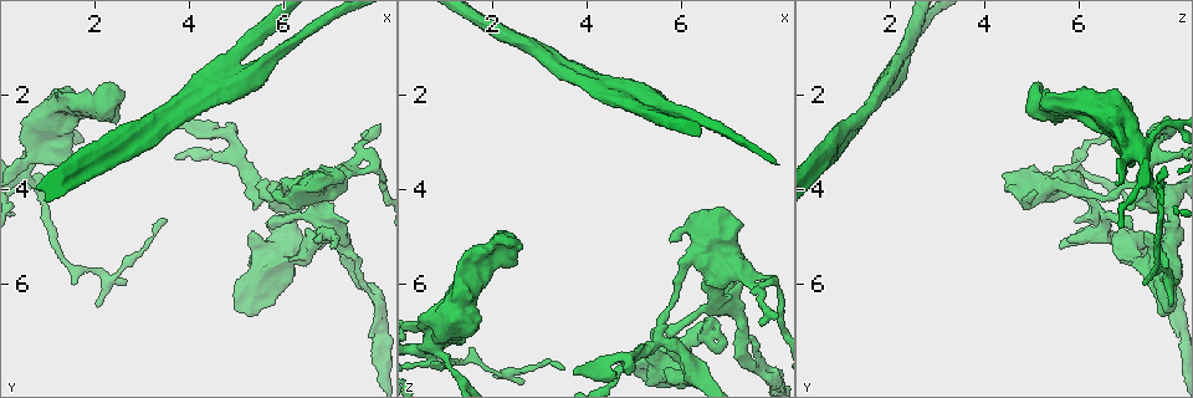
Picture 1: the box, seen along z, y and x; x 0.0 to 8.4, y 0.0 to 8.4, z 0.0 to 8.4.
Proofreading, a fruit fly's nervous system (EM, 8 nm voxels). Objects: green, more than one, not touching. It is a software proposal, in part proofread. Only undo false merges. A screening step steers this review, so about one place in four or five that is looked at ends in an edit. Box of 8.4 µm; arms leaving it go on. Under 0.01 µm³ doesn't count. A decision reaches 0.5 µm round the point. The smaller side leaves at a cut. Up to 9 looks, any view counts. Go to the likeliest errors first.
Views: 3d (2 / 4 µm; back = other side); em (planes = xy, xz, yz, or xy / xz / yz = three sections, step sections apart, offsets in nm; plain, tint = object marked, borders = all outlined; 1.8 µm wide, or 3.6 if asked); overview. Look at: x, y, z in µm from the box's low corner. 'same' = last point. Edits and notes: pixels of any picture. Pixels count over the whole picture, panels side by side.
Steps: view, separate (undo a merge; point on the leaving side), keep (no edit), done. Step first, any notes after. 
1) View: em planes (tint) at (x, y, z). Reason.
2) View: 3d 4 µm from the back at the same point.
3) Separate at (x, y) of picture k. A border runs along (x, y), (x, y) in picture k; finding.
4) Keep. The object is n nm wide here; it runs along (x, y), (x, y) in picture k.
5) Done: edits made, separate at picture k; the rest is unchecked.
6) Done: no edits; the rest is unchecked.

View: 3d 4 µm at (0.60, 4.00, 7.70). Sharp bend.

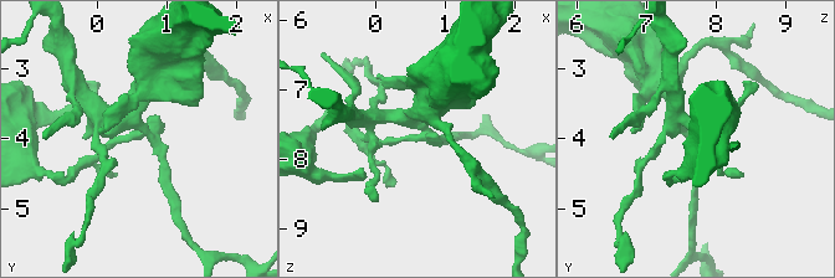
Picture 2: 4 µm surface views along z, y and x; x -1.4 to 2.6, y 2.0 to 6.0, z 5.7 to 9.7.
View: em planes (tint) at (0.60, 3.95, 7.75).

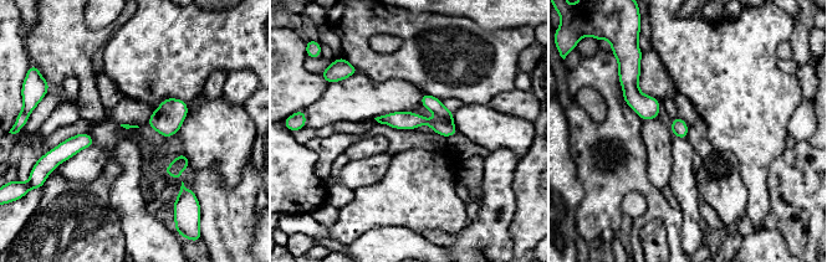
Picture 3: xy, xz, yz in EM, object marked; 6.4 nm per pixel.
Separate at (447, 128) of picture 3. The part that leaves runs along (381, 119), (427, 121), (453, 130) in picture 3; a second cell is stuck on.

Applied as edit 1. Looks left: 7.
View: overview. Redraw.

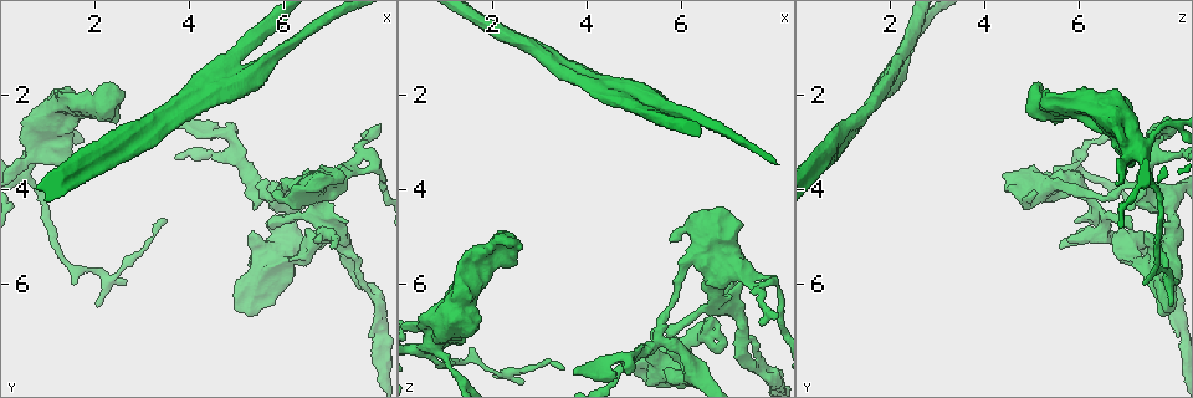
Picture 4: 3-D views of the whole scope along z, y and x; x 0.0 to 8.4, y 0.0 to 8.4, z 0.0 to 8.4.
View: em 3.6 µm xy step 4 (tint) at (6.60, 3.90, 5.50). Thick turns thin.

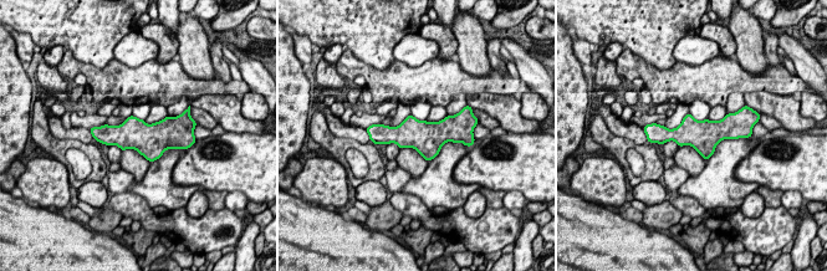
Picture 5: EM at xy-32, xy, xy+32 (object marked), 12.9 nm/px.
View: em 3.6 µm planes (tint) at the same point.

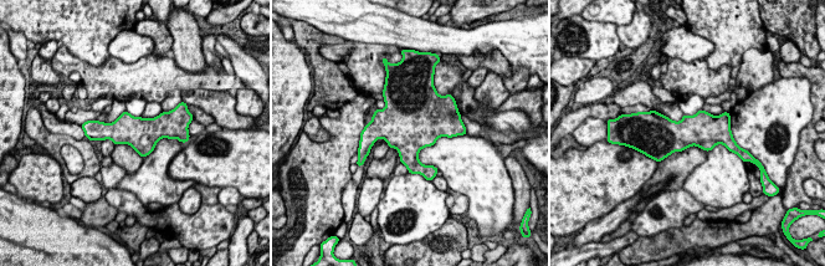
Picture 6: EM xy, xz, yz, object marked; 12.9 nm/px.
Keep. All the same cell.

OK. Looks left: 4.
View: 3d 4 µm at (5.70, 5.50, 7.55). Sharp bend.

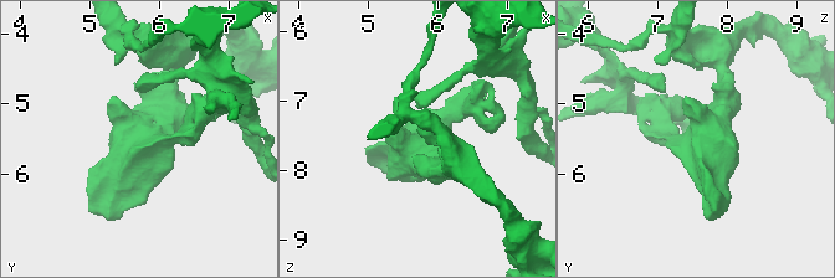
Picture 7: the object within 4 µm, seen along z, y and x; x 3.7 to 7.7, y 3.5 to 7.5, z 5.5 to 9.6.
View: em 3.6 µm planes (tint) at (5.75, 5.55, 7.60). Shape alone is not enough.

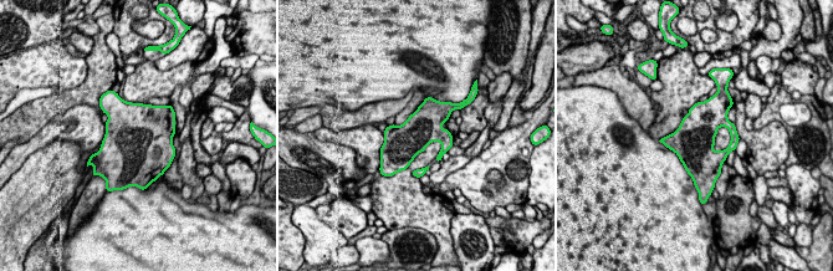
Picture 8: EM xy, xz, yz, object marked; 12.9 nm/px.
Keep. The object is 460 nm wide here; all the same cell.

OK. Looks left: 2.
Done: edits made, separate at picture 3; the rest is unchecked.

